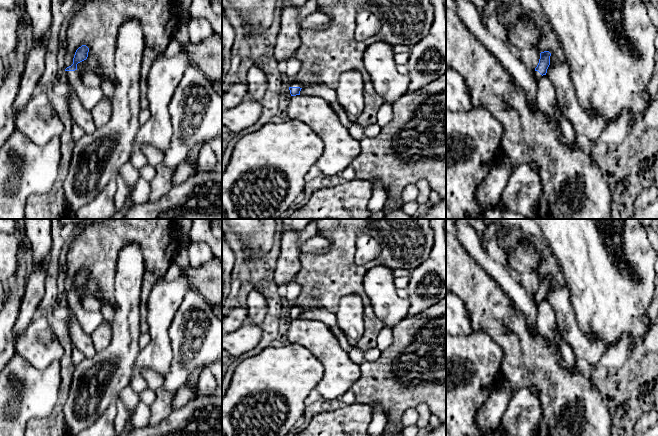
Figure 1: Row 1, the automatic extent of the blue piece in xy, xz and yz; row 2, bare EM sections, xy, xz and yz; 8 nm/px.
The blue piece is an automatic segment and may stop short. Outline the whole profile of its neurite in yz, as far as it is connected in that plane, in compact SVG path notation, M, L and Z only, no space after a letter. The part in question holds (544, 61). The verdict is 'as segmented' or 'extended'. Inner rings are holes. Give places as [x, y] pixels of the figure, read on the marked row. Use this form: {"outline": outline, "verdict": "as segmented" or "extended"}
{"outline": "M544 51L540 53L539 63L535 70L532 72L533 79L536 83L543 75L546 75L547 69L550 65L550 56L551 53L549 51Z", "verdict": "extended"}

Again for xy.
{"outline": "M86 45L79 47L74 55L73 64L65 69L65 79L71 84L83 107L91 111L103 98L100 88L89 88L82 81L82 75L77 70L77 64L86 60L89 48Z", "verdict": "extended"}

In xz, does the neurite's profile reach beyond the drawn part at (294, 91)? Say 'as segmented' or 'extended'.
extended

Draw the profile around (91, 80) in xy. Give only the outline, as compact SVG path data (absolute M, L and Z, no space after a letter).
M91 72L83 73L82 81L84 85L86 85L89 88L100 88L101 87L101 79L95 73L91 73Z

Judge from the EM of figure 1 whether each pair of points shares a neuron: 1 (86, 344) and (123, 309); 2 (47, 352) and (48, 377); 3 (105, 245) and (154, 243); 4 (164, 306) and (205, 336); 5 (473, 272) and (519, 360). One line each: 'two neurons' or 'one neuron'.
1: two neurons
2: two neurons
3: one neuron
4: two neurons
5: one neuron

